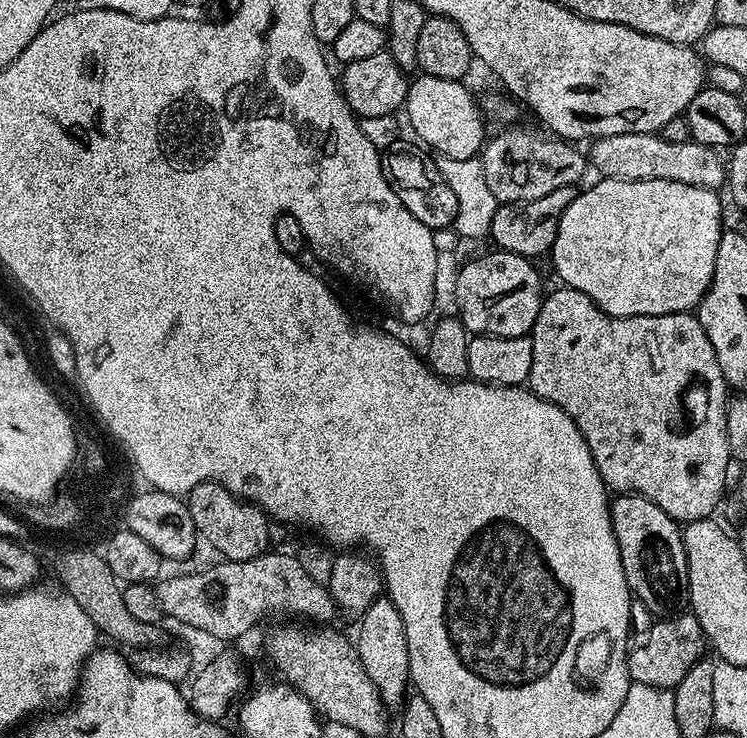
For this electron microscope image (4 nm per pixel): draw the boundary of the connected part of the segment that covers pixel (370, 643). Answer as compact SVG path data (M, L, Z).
M387 596L376 598L367 610L359 617L358 638L355 646L370 680L380 692L380 698L387 705L397 704L405 697L410 686L409 650L406 642L406 630L402 623L402 616Z

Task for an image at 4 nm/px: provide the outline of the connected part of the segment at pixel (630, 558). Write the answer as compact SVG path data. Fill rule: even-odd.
M620 494L611 501L612 529L618 542L618 554L622 558L622 570L626 574L628 590L637 601L640 600L653 612L653 617L667 618L679 613L688 599L688 567L686 566L686 550L681 525L670 518L654 502L641 496Z

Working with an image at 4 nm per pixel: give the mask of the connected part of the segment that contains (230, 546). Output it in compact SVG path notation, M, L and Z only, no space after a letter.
M217 480L198 482L186 493L186 503L190 510L190 518L194 518L197 533L202 534L217 548L219 554L225 560L249 560L258 558L263 552L269 551L268 513L260 509L251 500L244 500L236 496L226 486L222 486Z

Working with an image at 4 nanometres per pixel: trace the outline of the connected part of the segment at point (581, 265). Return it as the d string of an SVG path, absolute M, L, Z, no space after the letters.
M607 178L597 179L597 184L592 184L588 189L577 191L574 202L570 202L570 206L566 206L566 210L560 216L558 222L558 234L552 243L552 251L550 259L556 267L556 272L560 275L559 283L561 285L573 288L574 290L582 290L582 294L586 294L586 298L590 298L594 304L597 304L606 314L611 316L657 316L658 314L674 314L675 312L692 312L700 303L700 299L708 292L710 282L714 278L714 258L718 258L718 242L720 235L726 231L724 224L724 212L720 209L720 200L716 197L717 193L711 188L703 188L702 186L690 186L686 182L670 182L669 180L609 180Z

